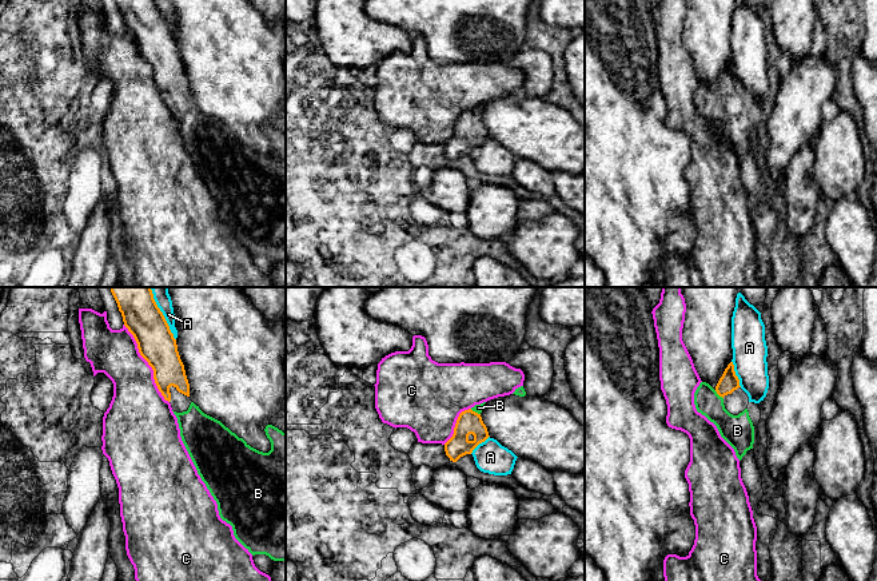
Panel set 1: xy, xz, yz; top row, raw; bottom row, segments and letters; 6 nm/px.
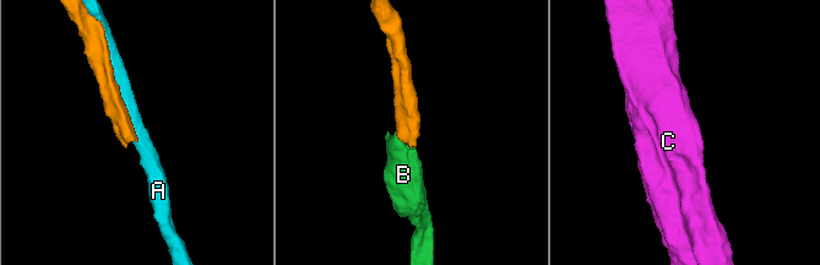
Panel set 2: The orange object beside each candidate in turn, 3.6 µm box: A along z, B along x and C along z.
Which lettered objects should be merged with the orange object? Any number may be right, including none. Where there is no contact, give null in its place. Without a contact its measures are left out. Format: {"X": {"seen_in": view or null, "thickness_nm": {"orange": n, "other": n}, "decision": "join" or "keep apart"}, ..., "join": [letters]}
{"A": {"seen_in": "xy", "thickness_nm": {"orange": 220, "other": 80}, "decision": "keep apart"}, "B": {"seen_in": "yz", "thickness_nm": {"orange": 120, "other": 190}, "decision": "join"}, "C": {"seen_in": "xy", "thickness_nm": {"orange": 220, "other": 300}, "decision": "keep apart"}, "join": ["B"]}

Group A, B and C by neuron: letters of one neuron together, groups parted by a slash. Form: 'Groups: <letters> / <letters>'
Groups: A / B / C

